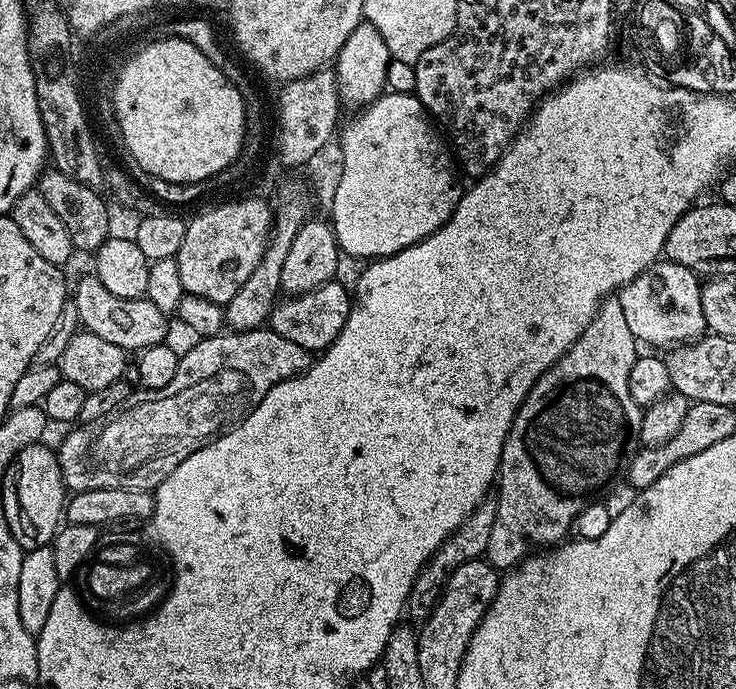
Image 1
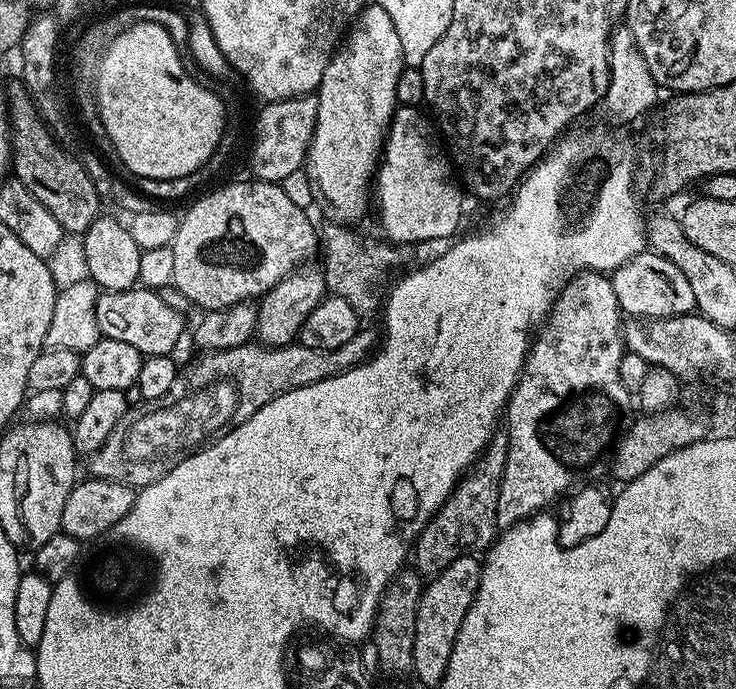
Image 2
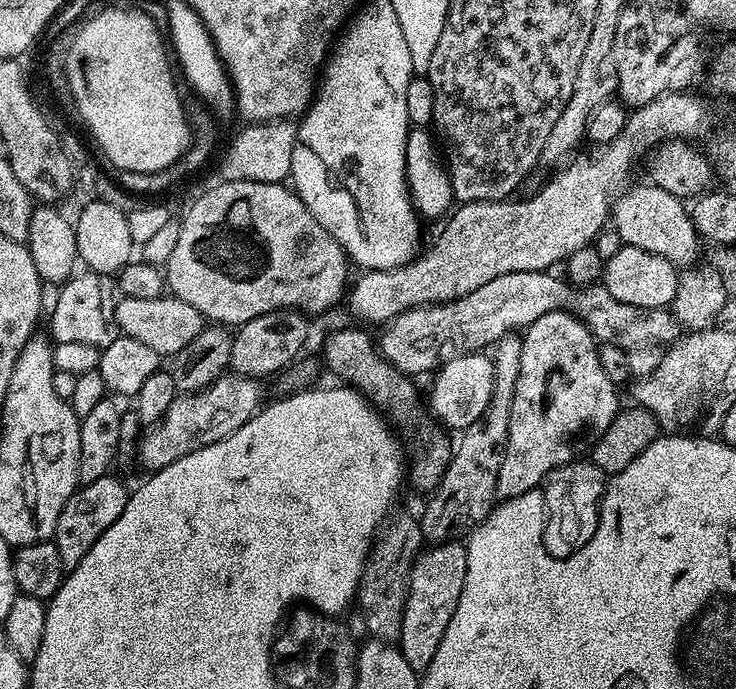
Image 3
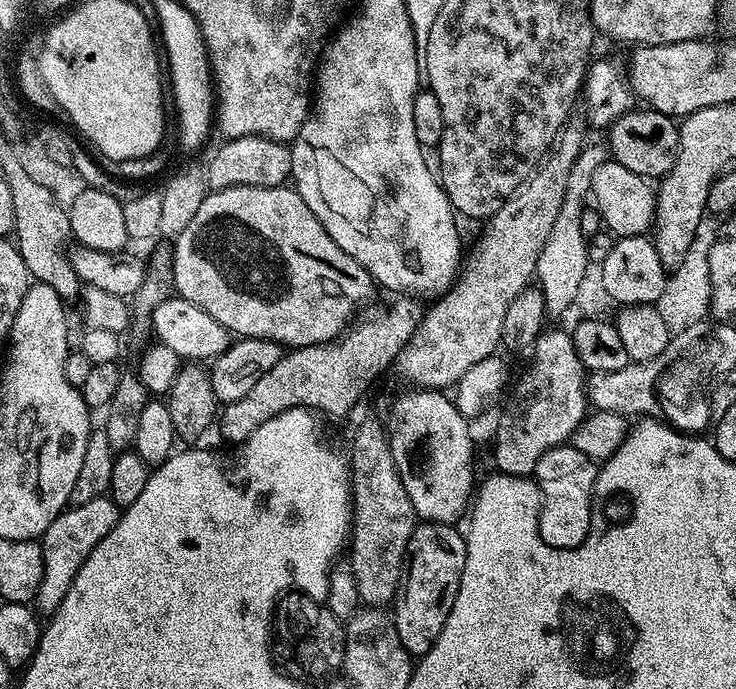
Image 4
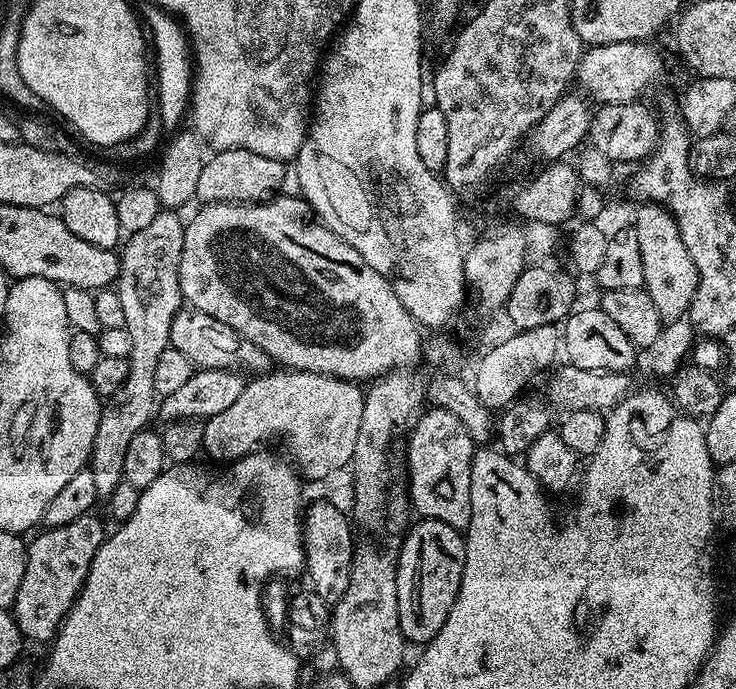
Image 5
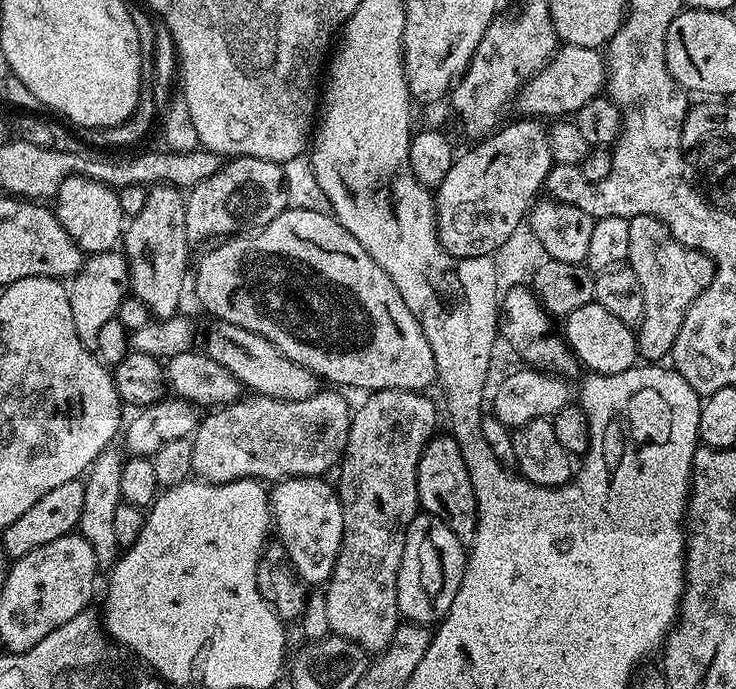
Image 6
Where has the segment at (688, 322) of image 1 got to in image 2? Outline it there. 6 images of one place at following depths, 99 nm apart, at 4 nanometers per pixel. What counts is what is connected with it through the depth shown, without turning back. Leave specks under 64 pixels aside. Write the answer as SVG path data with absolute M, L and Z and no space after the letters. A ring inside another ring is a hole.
M651 250L637 251L622 266L611 273L614 286L614 298L618 298L621 313L632 318L645 320L668 319L691 313L696 308L694 290L690 290L690 282L686 282L686 274L674 266L666 257Z

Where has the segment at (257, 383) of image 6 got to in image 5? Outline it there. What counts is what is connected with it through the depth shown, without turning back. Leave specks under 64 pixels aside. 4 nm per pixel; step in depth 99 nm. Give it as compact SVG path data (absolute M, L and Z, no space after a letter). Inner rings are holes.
M191 306L181 307L179 314L170 326L170 347L178 350L178 354L186 354L197 369L231 368L243 370L248 374L264 374L269 371L270 361L266 353L254 342L250 342L238 330L230 330L226 322L218 322L218 318L210 318L210 314L197 312ZM245 368L245 369L244 369ZM248 371L248 372L247 372Z

